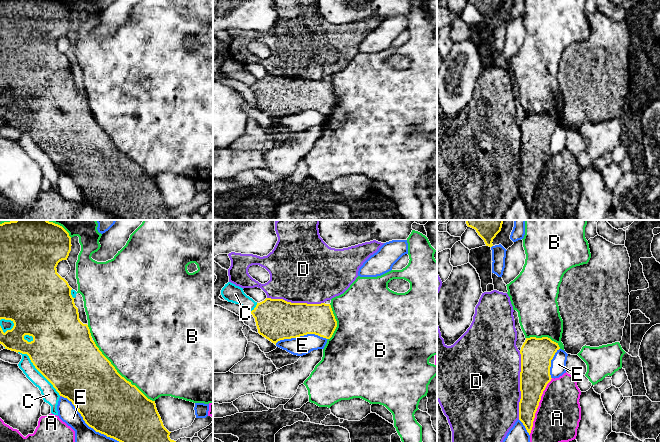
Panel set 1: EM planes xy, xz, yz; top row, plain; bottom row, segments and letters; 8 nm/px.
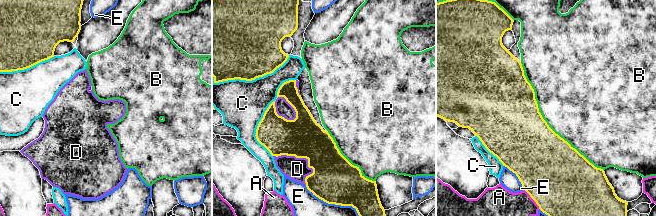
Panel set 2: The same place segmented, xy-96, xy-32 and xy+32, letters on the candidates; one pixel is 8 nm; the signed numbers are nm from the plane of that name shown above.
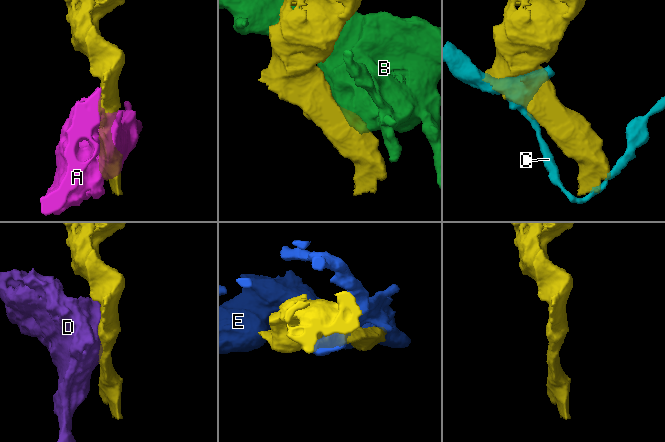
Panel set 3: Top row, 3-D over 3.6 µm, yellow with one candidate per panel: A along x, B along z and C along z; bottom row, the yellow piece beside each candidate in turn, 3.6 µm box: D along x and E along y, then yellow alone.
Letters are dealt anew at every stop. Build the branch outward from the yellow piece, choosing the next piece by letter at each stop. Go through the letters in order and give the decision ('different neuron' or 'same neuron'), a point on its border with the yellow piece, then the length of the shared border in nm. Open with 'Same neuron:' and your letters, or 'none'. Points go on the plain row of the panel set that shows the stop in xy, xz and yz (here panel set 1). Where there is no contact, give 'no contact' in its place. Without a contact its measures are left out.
Same neuron: none
A: different neuron; meets yellow in yz at (538, 181); contact 500 nm long
B: different neuron; meets yellow in xy at (120, 151); contact 700 nm long
C: different neuron; meets yellow in xy at (38, 146); contact 500 nm long
D: different neuron; meets yellow in yz at (520, 161); contact 550 nm long
E: different neuron; meets yellow in xy at (90, 202); contact 600 nm long

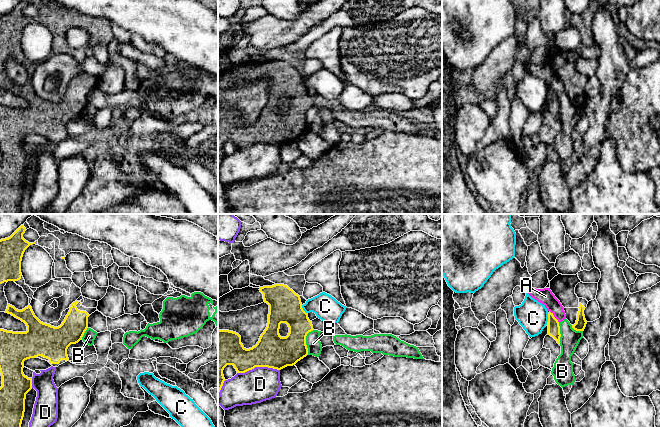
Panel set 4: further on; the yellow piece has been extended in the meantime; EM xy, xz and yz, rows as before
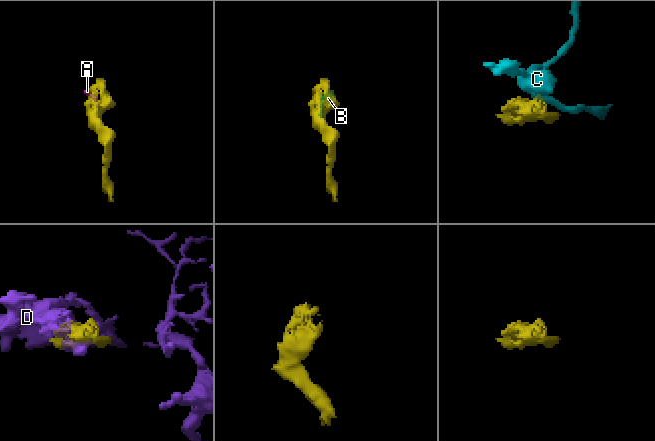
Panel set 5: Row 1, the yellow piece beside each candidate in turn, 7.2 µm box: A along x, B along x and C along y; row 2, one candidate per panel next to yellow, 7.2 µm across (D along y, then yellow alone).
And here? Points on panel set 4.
Same neuron: none
A: different neuron; meets yellow in yz at (554, 93); contact 120 nm long
B: different neuron; meets yellow in xz at (305, 117); contact 220 nm long
C: different neuron; meets yellow in xz at (302, 85); contact 90 nm long
D: different neuron; meets yellow in xz at (258, 142); contact 340 nm long

